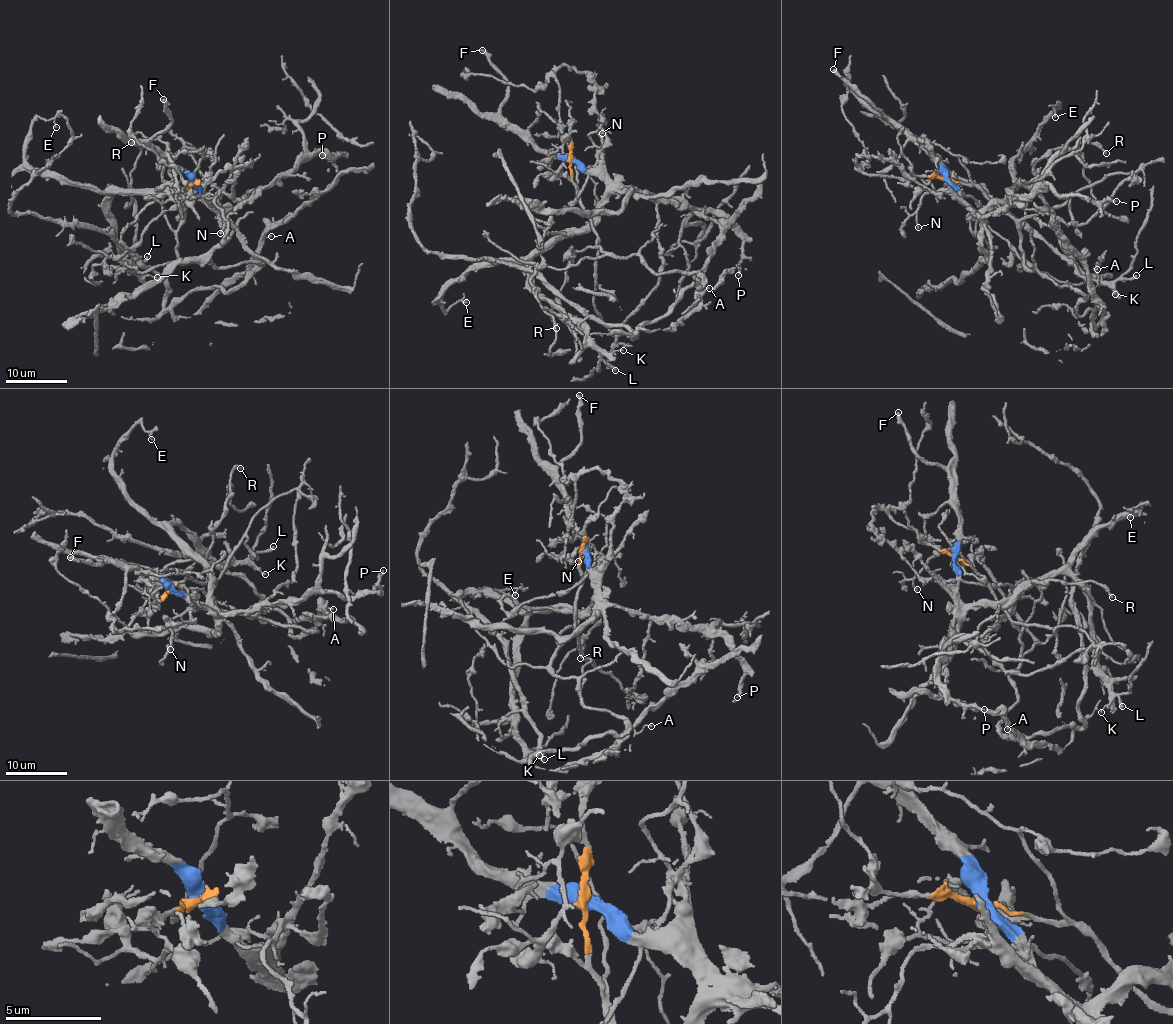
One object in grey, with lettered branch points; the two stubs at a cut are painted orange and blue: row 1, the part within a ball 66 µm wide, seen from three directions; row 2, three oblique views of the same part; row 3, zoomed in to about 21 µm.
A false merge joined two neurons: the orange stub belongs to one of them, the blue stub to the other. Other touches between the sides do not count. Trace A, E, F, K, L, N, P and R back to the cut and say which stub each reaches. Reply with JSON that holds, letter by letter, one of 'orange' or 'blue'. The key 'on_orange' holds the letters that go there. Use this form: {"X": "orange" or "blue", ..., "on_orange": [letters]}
{"A": "orange", "E": "blue", "F": "blue", "K": "blue", "L": "blue", "N": "blue", "P": "blue", "R": "orange", "on_orange": ["A", "R"]}

